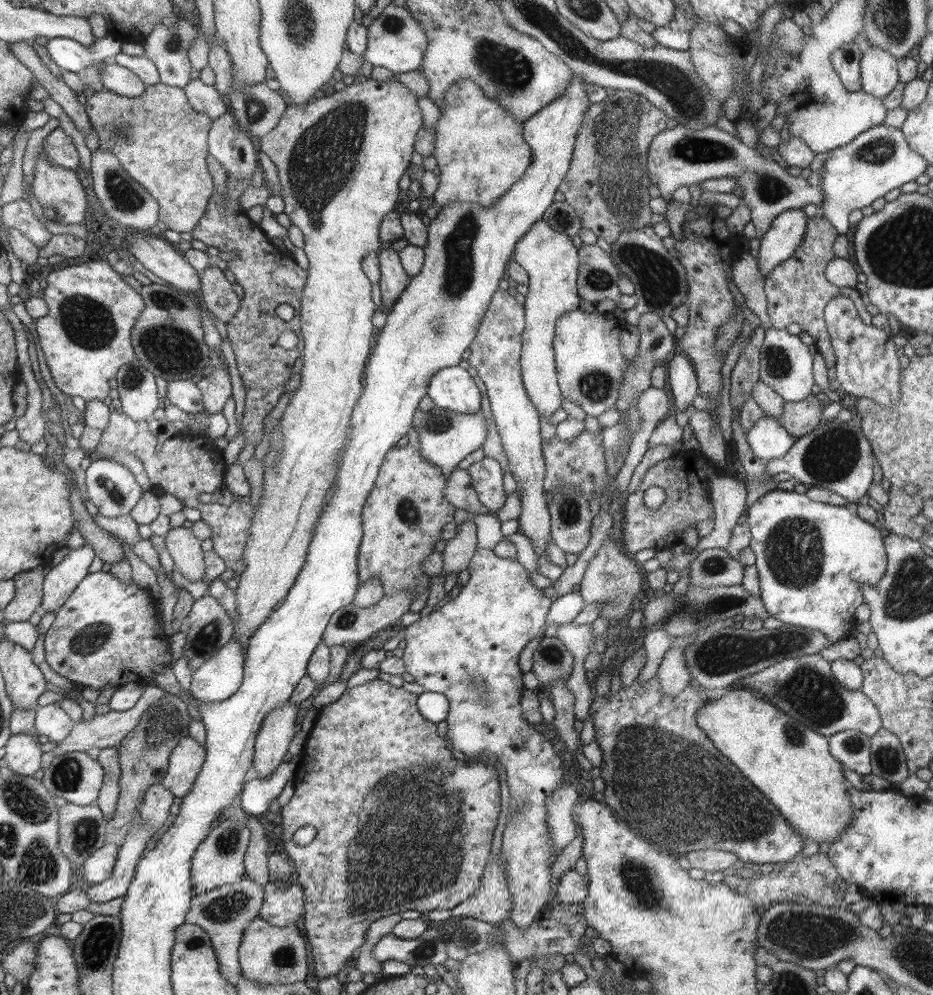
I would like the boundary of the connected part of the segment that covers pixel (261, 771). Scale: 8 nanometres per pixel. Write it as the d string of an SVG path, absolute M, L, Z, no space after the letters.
M288 702L275 708L263 722L255 742L255 763L258 778L270 777L284 762L288 746L296 732L298 706Z

